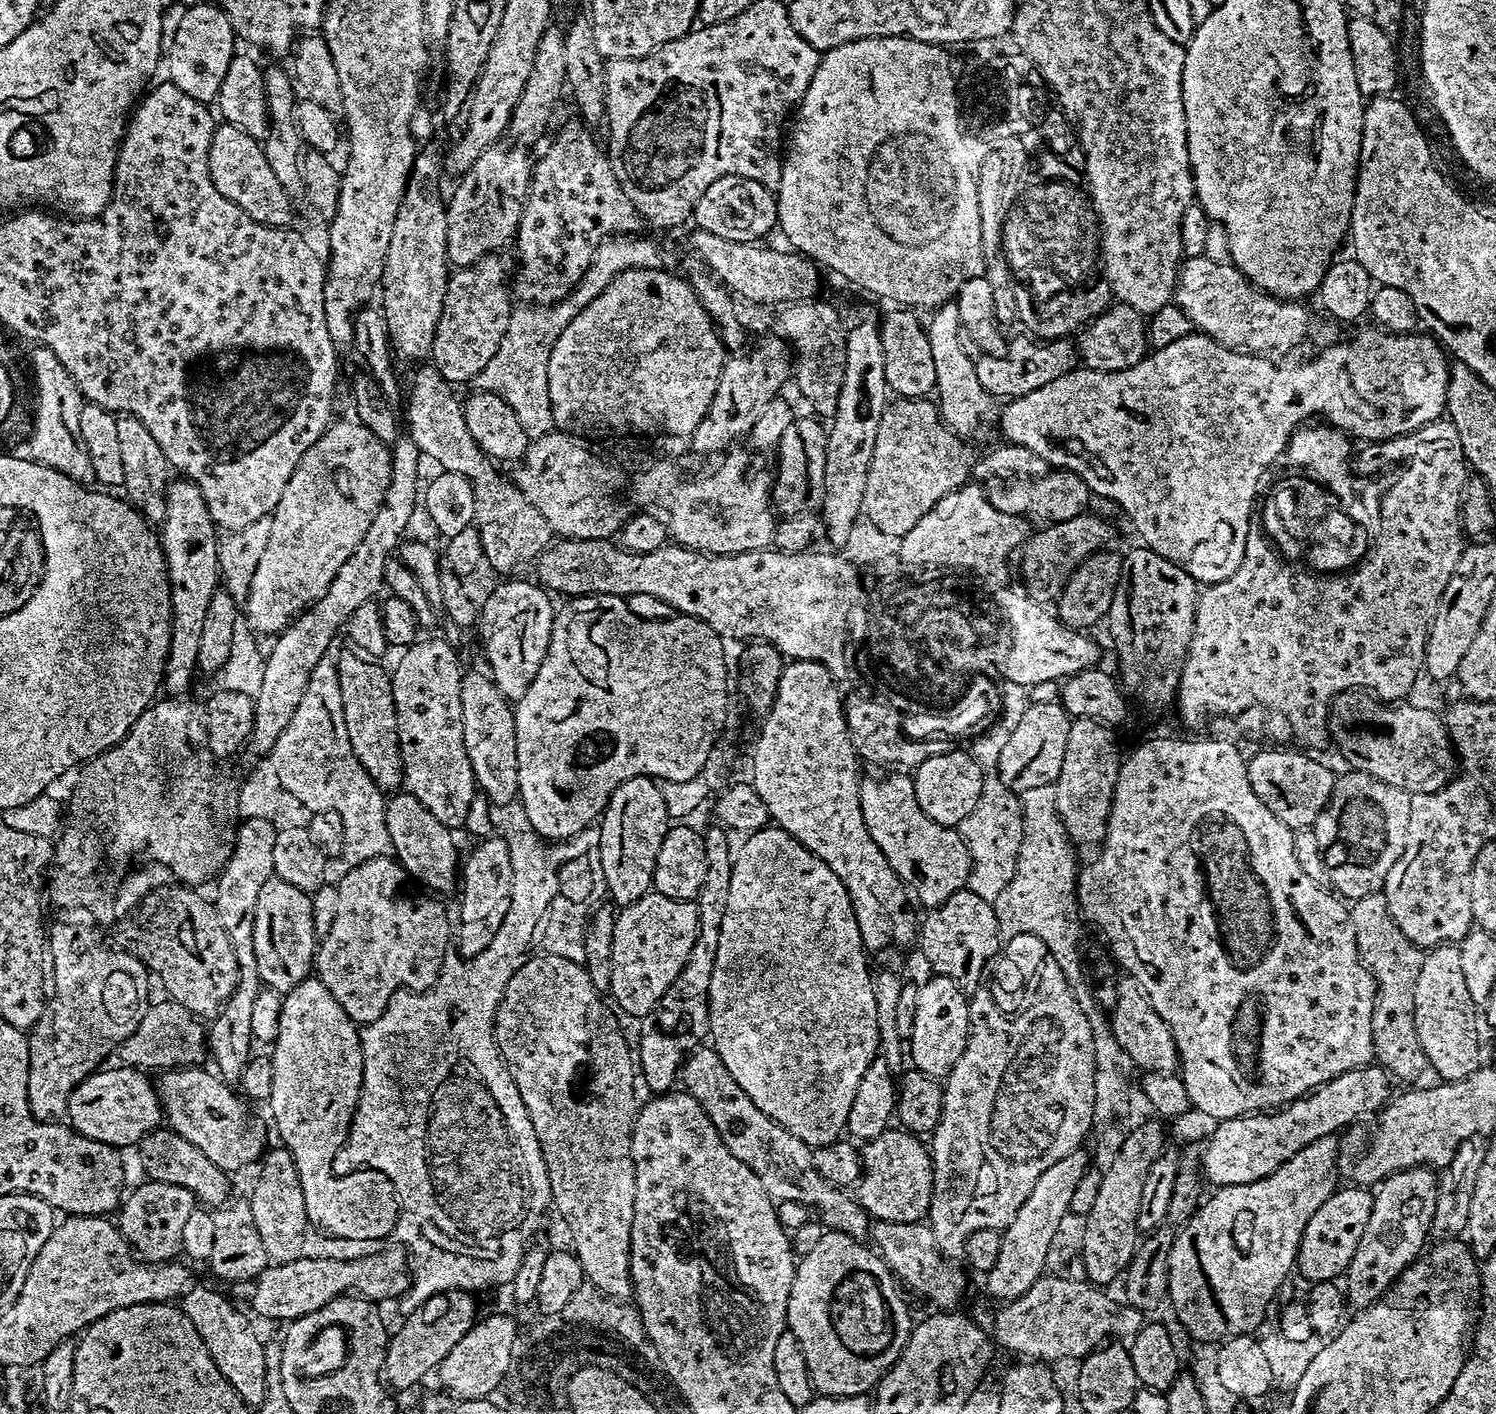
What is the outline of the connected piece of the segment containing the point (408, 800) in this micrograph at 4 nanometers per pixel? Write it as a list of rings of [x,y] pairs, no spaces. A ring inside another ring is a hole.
[[[407,790],[389,795],[384,809],[386,830],[390,830],[395,859],[408,871],[409,877],[436,894],[450,891],[455,884],[457,887],[458,856],[456,860],[456,844],[452,841],[450,829],[438,822],[438,818],[434,818],[434,814],[430,814],[430,810],[426,810],[422,802],[418,802],[418,798],[414,798]]]

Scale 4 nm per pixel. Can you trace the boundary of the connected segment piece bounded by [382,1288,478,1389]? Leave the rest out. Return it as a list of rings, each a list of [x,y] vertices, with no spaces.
[[[454,1288],[433,1294],[408,1312],[410,1314],[405,1318],[404,1325],[397,1332],[391,1333],[388,1350],[384,1353],[382,1376],[393,1389],[412,1388],[431,1368],[432,1371],[439,1369],[443,1359],[458,1345],[462,1336],[471,1330],[477,1319],[476,1304],[472,1298],[471,1291]]]

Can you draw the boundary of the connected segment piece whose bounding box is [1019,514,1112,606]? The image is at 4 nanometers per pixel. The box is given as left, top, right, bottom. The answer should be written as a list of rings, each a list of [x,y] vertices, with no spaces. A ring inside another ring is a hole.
[[[1081,514],[1072,517],[1066,521],[1058,521],[1056,523],[1049,523],[1041,532],[1027,537],[1026,543],[1023,545],[1020,556],[1020,572],[1024,575],[1023,591],[1031,596],[1033,600],[1038,603],[1048,606],[1053,602],[1059,601],[1060,593],[1063,592],[1066,582],[1074,574],[1074,570],[1083,560],[1090,558],[1096,552],[1103,552],[1109,547],[1108,544],[1112,540],[1112,528],[1103,520],[1100,514]]]

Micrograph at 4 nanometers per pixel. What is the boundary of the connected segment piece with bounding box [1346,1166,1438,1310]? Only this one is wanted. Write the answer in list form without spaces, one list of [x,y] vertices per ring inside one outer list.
[[[1427,1166],[1407,1168],[1380,1181],[1372,1197],[1370,1222],[1366,1222],[1362,1242],[1358,1242],[1346,1273],[1346,1299],[1353,1309],[1375,1304],[1425,1251],[1436,1209],[1437,1185],[1437,1173]]]

